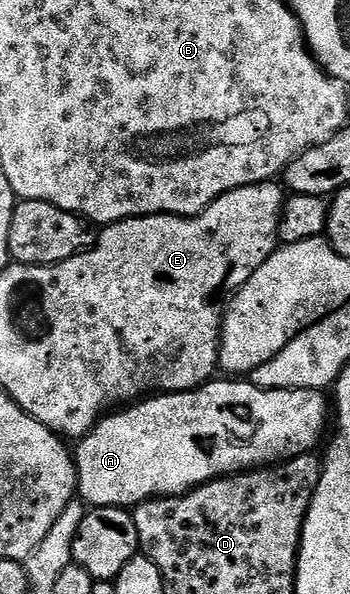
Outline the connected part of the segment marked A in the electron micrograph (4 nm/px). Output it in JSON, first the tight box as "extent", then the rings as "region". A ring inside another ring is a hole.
{"extent":[74,377,330,509],"region":[[[228,377],[220,378],[195,387],[192,391],[156,393],[135,405],[128,405],[115,413],[105,414],[104,418],[97,423],[96,428],[92,430],[92,434],[79,440],[77,447],[80,448],[75,448],[74,451],[79,498],[92,507],[132,509],[137,503],[145,503],[148,499],[166,495],[183,495],[184,492],[191,491],[194,487],[200,487],[212,479],[222,479],[226,475],[235,475],[269,465],[287,463],[297,459],[299,455],[307,455],[317,450],[315,447],[319,445],[320,438],[324,435],[324,426],[327,423],[329,426],[330,423],[330,399],[329,396],[327,399],[327,394],[324,391],[311,391],[310,389],[270,389],[267,391],[261,387],[255,387],[250,381],[233,381]]]}

